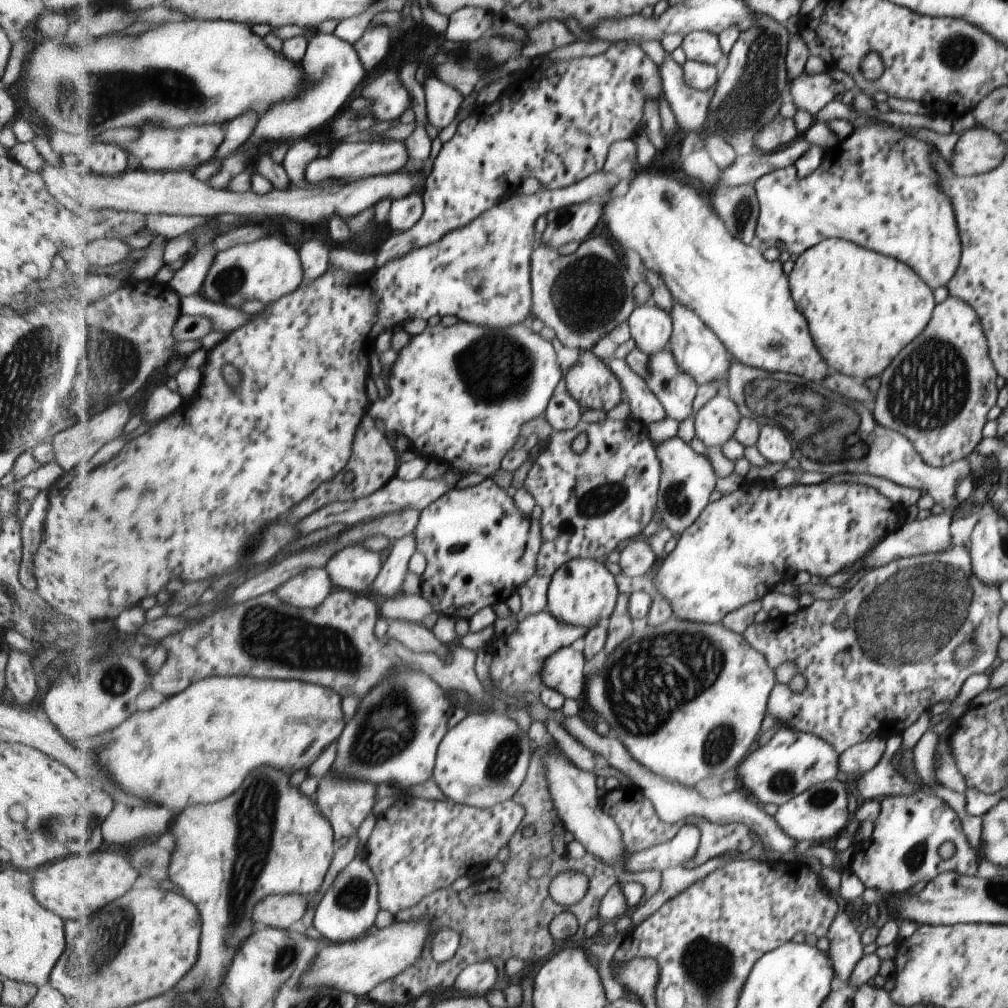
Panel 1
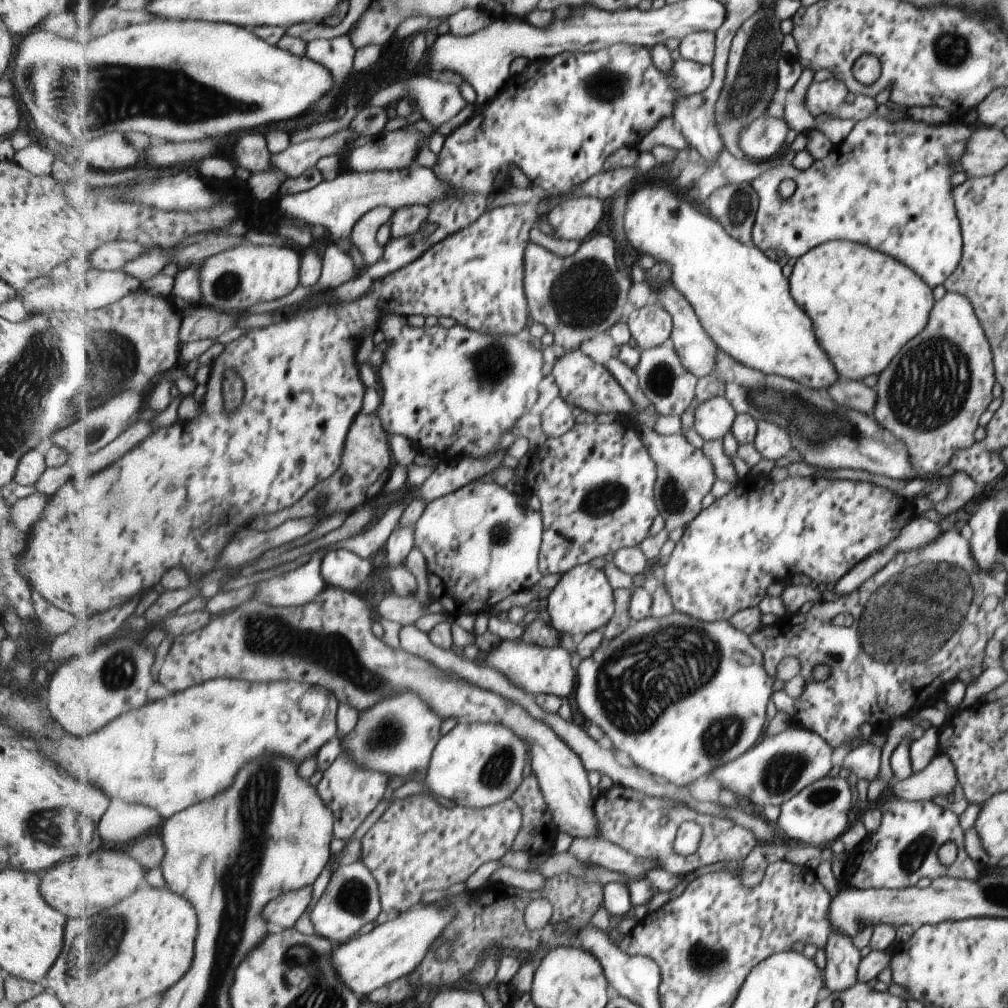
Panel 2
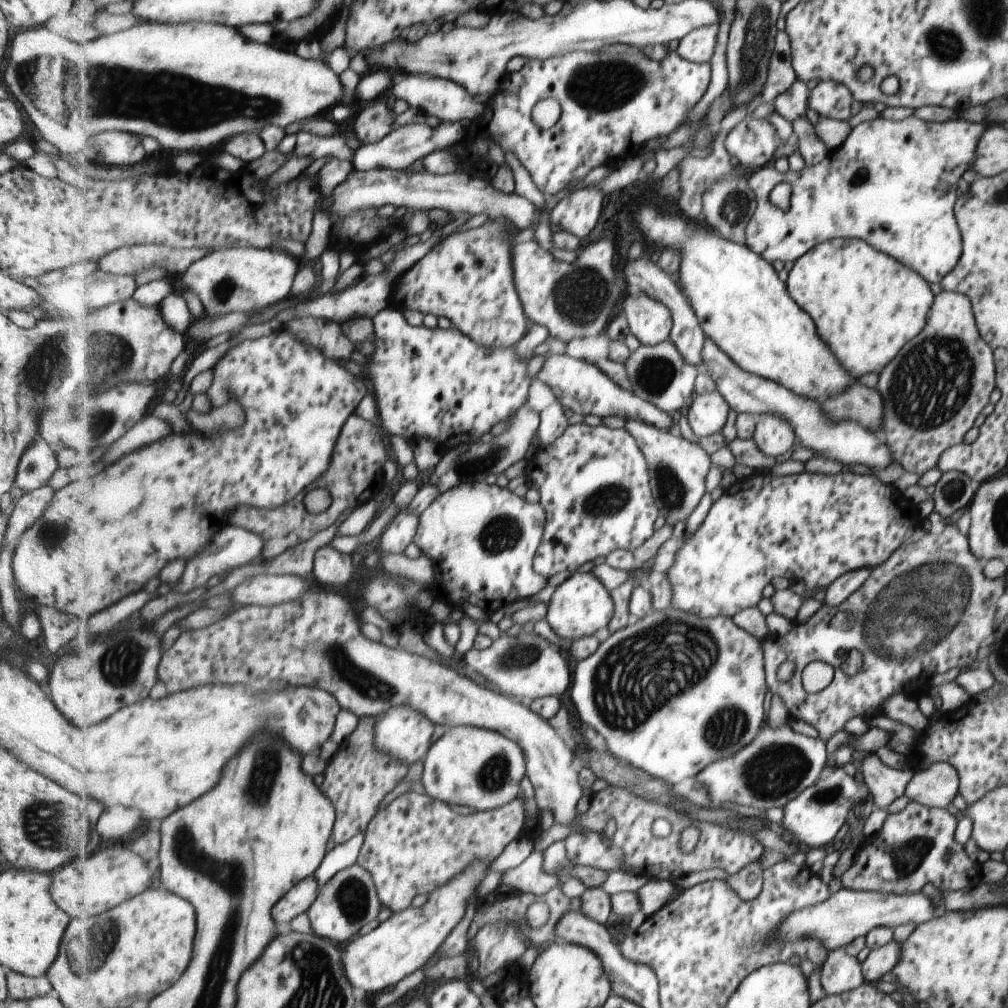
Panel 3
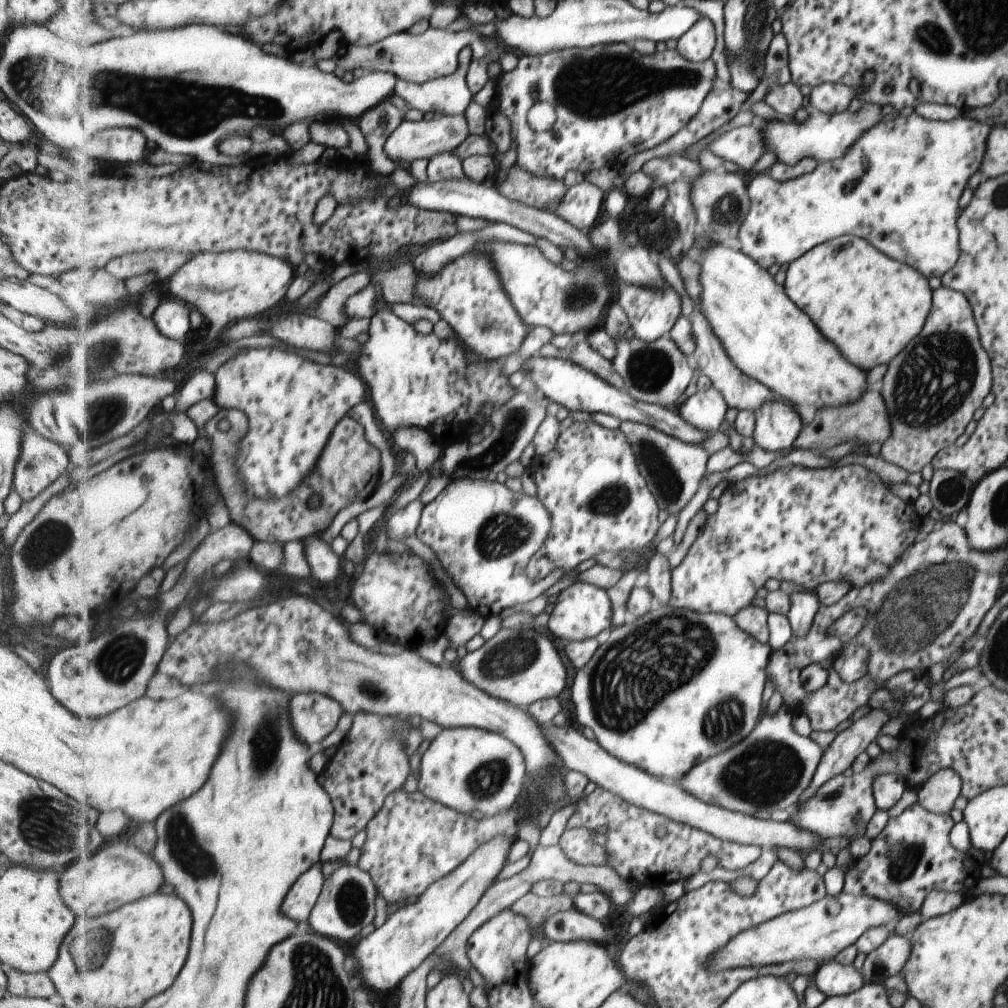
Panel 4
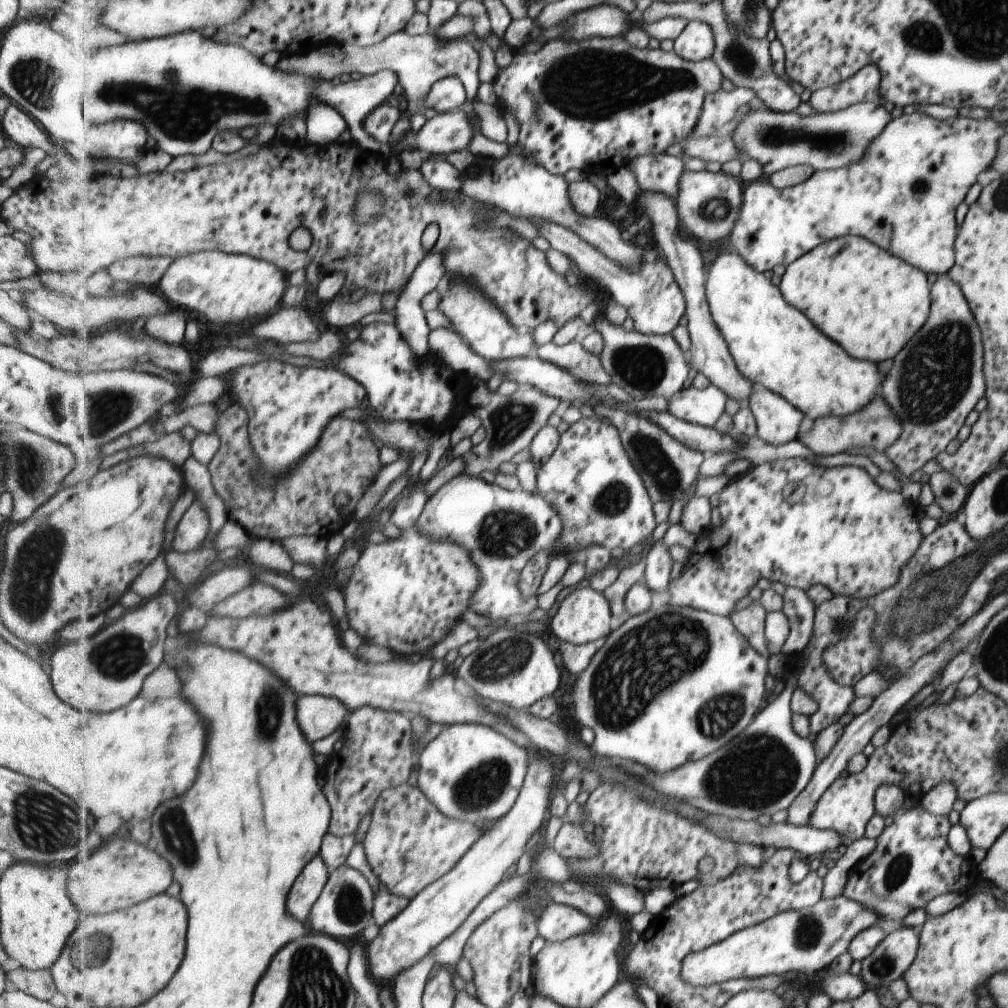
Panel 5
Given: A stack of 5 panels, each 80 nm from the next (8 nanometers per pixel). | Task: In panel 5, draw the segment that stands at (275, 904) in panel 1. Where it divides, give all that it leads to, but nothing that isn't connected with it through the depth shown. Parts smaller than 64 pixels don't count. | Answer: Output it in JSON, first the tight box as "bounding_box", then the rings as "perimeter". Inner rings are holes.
{"bounding_box":[289,853,331,922],"perimeter":[[[321,853],[311,861],[311,866],[307,866],[307,870],[303,870],[289,898],[289,910],[295,918],[304,922],[305,918],[311,914],[313,906],[319,900],[329,880],[331,871]]]}

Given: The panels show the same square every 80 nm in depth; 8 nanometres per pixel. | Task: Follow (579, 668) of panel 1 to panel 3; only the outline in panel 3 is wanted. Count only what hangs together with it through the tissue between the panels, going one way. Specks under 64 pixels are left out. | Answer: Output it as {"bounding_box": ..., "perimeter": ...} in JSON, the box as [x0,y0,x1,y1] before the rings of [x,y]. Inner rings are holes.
{"bounding_box":[462,629,573,705],"perimeter":[[[530,629],[523,630],[517,637],[503,633],[486,649],[471,648],[462,656],[462,662],[468,669],[469,674],[478,673],[483,679],[486,679],[487,686],[527,705],[538,698],[561,696],[572,688],[573,674],[571,674],[571,666],[569,666],[567,658],[559,652],[556,645],[549,643],[545,638]]]}

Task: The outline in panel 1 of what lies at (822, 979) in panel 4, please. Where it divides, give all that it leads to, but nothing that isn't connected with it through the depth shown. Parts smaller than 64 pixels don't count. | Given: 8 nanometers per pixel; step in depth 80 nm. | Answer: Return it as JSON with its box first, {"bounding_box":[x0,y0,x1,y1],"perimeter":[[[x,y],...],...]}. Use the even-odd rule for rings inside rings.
{"bounding_box":[826,909,864,983],"perimeter":[[[839,909],[826,933],[828,952],[834,966],[833,983],[847,983],[853,966],[864,956],[860,935],[851,924],[845,909]]]}

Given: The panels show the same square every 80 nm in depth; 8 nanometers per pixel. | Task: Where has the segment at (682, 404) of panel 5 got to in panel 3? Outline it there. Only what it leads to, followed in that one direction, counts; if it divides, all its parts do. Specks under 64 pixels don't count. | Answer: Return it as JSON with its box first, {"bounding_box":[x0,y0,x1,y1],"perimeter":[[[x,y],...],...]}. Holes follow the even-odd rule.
{"bounding_box":[687,388,731,440],"perimeter":[[[712,388],[702,395],[696,395],[687,413],[695,436],[701,440],[720,434],[727,424],[727,416],[731,409],[726,398]]]}

